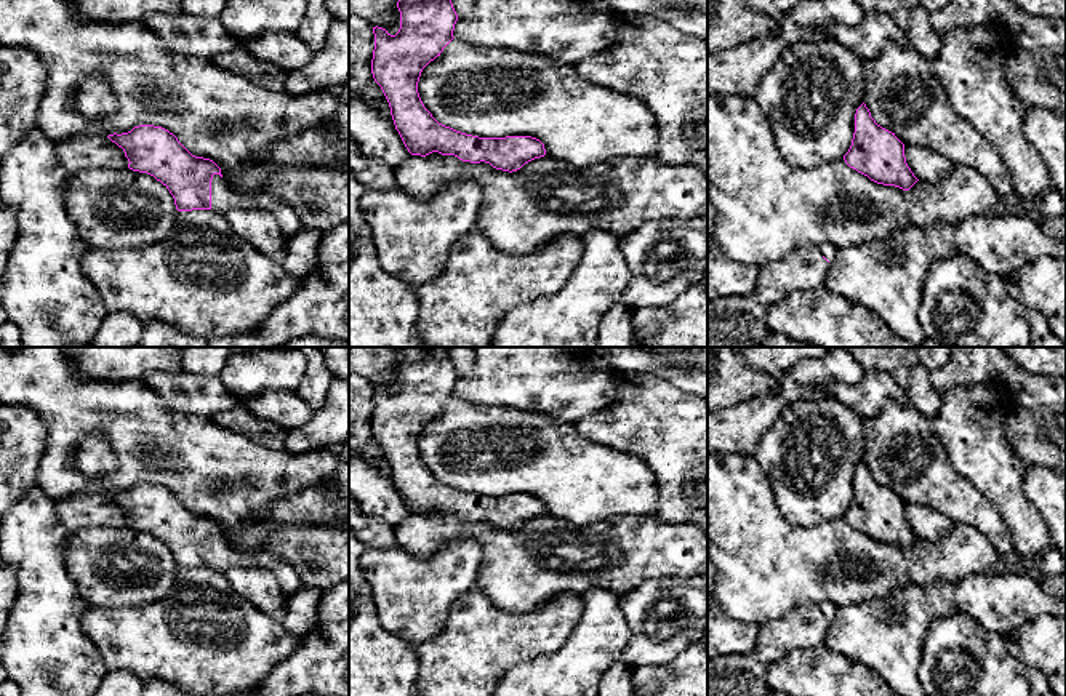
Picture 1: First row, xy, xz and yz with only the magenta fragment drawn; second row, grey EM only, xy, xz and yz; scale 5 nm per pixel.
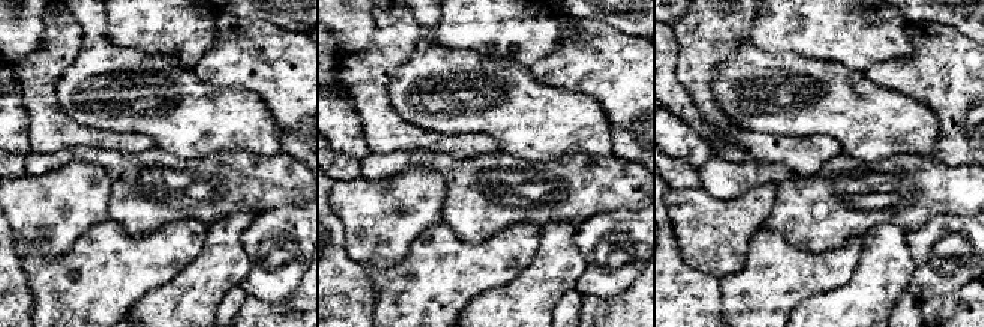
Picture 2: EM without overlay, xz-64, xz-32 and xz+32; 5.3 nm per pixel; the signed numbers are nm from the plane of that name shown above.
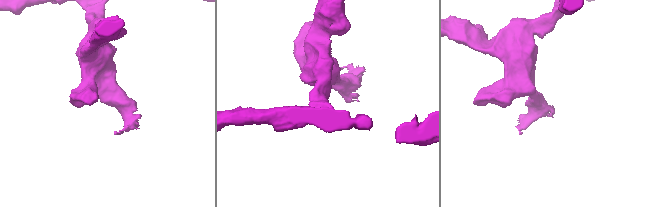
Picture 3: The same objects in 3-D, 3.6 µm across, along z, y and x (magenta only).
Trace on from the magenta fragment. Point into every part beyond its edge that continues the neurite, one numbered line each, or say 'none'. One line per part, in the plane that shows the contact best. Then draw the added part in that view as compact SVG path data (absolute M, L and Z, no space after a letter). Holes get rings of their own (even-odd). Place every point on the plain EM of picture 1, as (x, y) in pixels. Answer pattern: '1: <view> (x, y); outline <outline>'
1: xy (223, 557); outline M213 533L211 568L226 574L232 566L259 566L272 571L277 576L279 587L288 597L303 586L298 571L280 557L277 557L274 552L238 552L232 549L219 533Z

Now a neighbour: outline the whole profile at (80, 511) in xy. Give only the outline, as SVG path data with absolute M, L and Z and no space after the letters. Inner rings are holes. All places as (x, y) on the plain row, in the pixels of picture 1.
M74 494L54 504L56 515L69 533L90 526L125 528L128 517L107 494Z

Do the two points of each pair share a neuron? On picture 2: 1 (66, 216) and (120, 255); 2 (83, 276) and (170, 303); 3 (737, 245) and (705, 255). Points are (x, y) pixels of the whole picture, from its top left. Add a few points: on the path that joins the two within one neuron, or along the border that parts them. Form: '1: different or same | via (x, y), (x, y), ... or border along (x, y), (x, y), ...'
1: different | border along (107, 218), (93, 224), (60, 254)
2: different | border along (174, 278), (150, 288), (128, 311)
3: same | via (729, 245), (716, 245), (713, 248)

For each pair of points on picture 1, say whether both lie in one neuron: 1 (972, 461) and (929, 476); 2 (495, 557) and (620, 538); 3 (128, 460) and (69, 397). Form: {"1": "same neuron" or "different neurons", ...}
{"1": "different neurons", "2": "same neuron", "3": "same neuron"}

